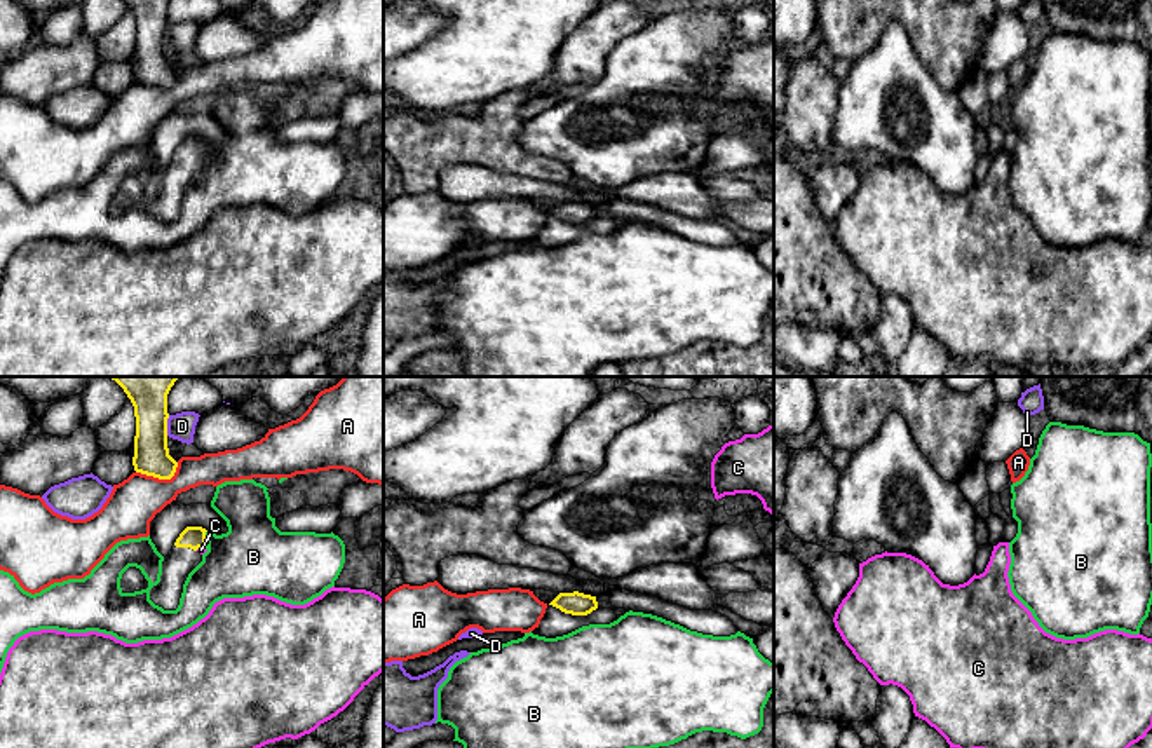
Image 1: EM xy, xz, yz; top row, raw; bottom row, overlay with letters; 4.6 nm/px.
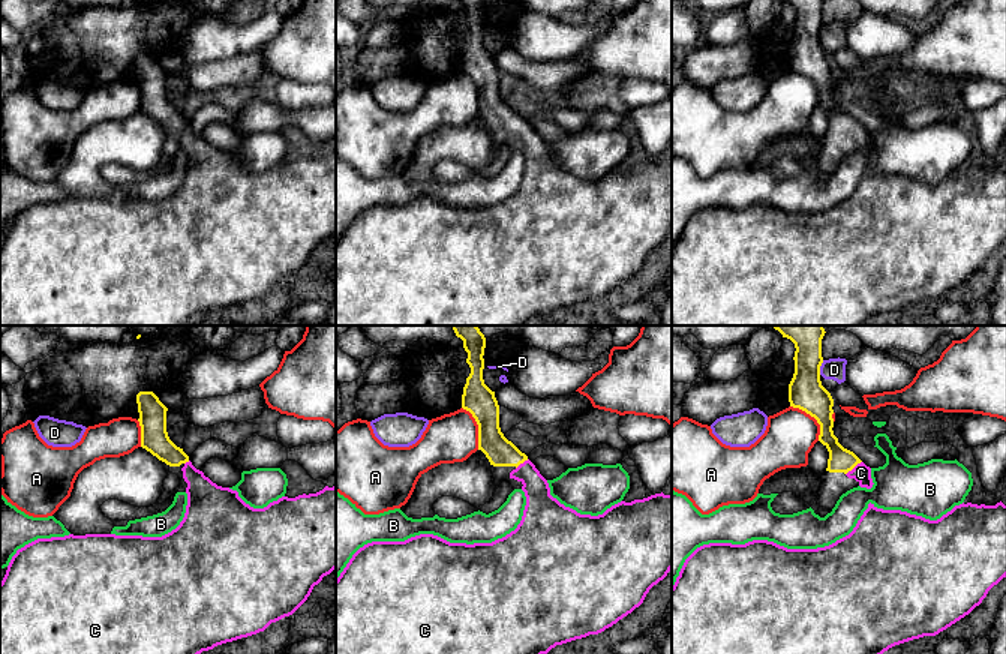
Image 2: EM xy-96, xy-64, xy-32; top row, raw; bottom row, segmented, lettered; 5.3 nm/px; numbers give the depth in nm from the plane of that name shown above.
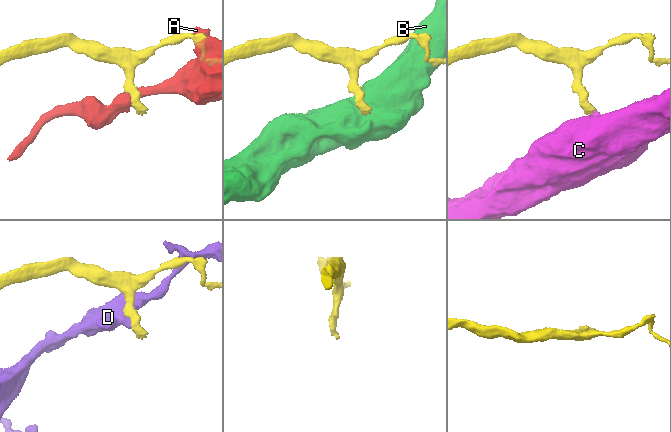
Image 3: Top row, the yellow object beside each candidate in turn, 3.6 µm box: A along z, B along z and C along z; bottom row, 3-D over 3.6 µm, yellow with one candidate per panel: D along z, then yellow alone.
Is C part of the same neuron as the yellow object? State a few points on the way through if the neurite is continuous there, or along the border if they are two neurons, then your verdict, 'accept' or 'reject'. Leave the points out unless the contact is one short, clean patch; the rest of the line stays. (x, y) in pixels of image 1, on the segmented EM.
way xy (194, 537), (199, 546), (201, 550); accept

